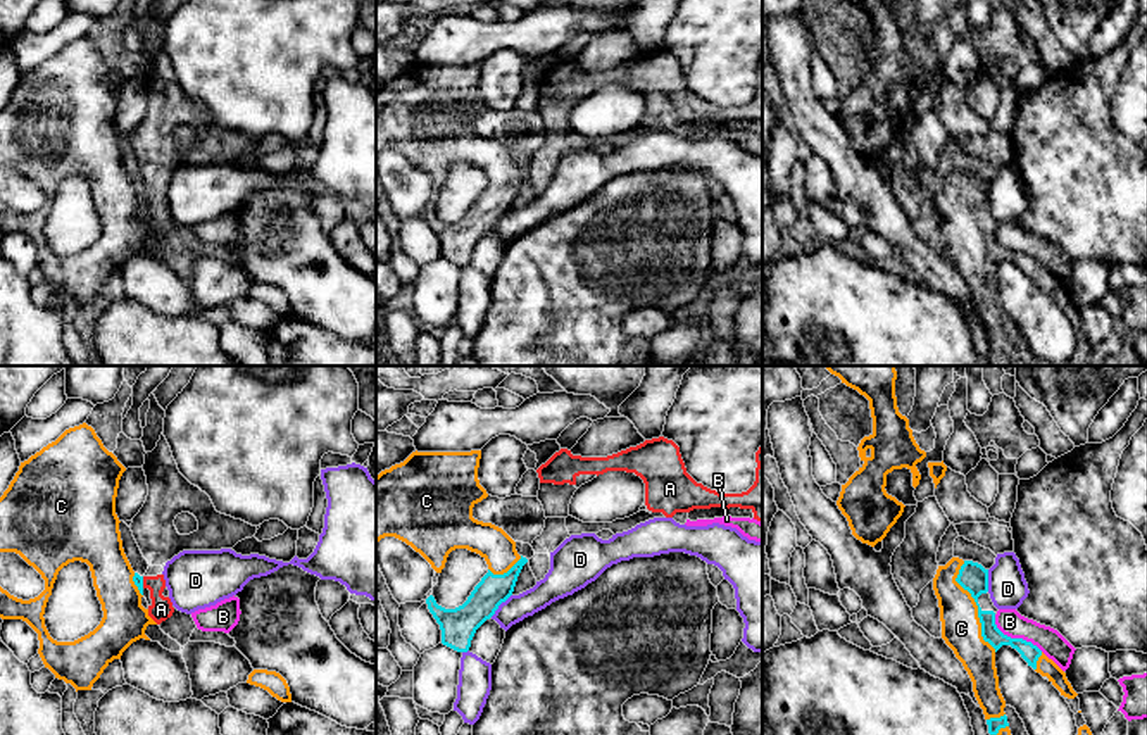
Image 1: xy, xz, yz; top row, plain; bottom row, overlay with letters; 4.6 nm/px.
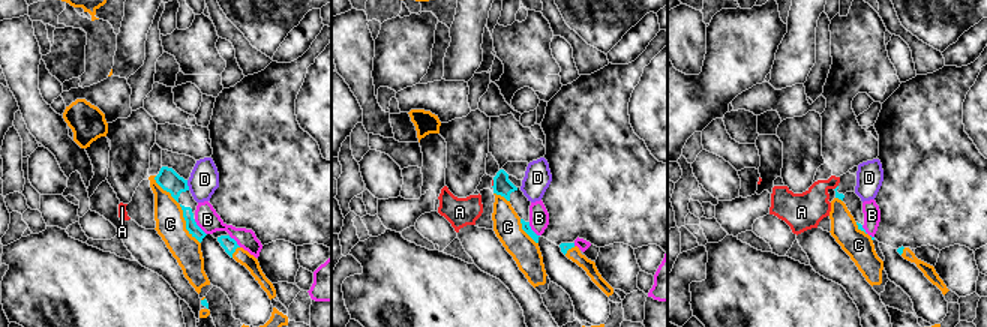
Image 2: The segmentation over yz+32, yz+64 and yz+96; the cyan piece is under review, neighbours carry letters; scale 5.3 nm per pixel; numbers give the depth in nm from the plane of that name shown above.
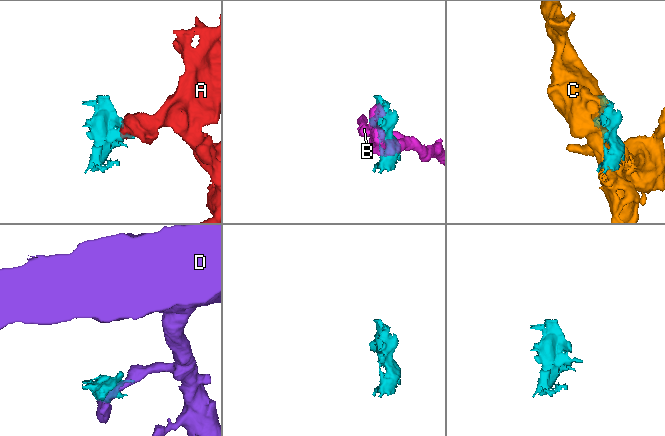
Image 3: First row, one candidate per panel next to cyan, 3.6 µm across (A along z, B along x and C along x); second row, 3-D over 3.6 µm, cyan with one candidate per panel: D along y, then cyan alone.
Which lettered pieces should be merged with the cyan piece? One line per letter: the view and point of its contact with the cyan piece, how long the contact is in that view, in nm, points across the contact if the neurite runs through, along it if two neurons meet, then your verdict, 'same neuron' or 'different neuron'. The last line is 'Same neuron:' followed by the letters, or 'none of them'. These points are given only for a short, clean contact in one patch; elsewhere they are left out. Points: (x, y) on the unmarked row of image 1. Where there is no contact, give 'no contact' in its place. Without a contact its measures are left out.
A: xy (142, 195) | 60 nm | along xy (142, 190), (144, 201) | different neuron
B: yz (1015, 252) | 280 nm | different neuron
C: yz (977, 218) | 460 nm | same neuron
D: xz (499, 218) | 150 nm | different neuron
Same neuron: C

